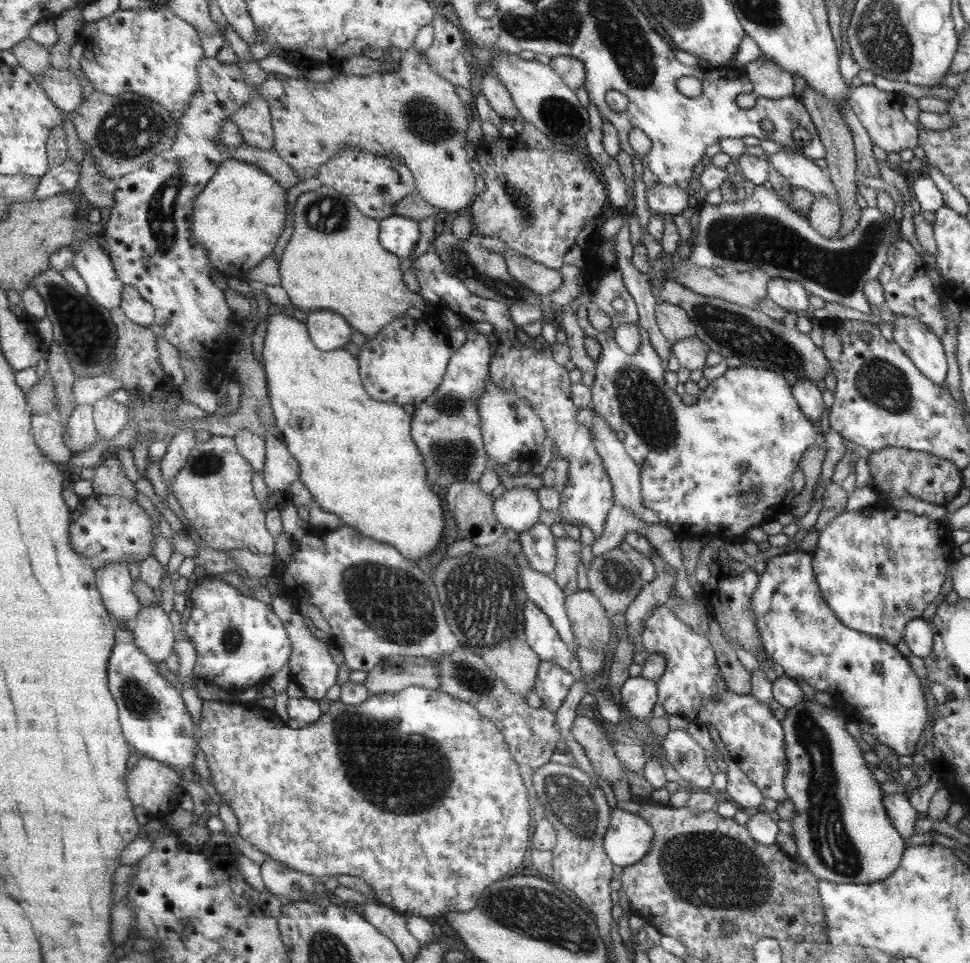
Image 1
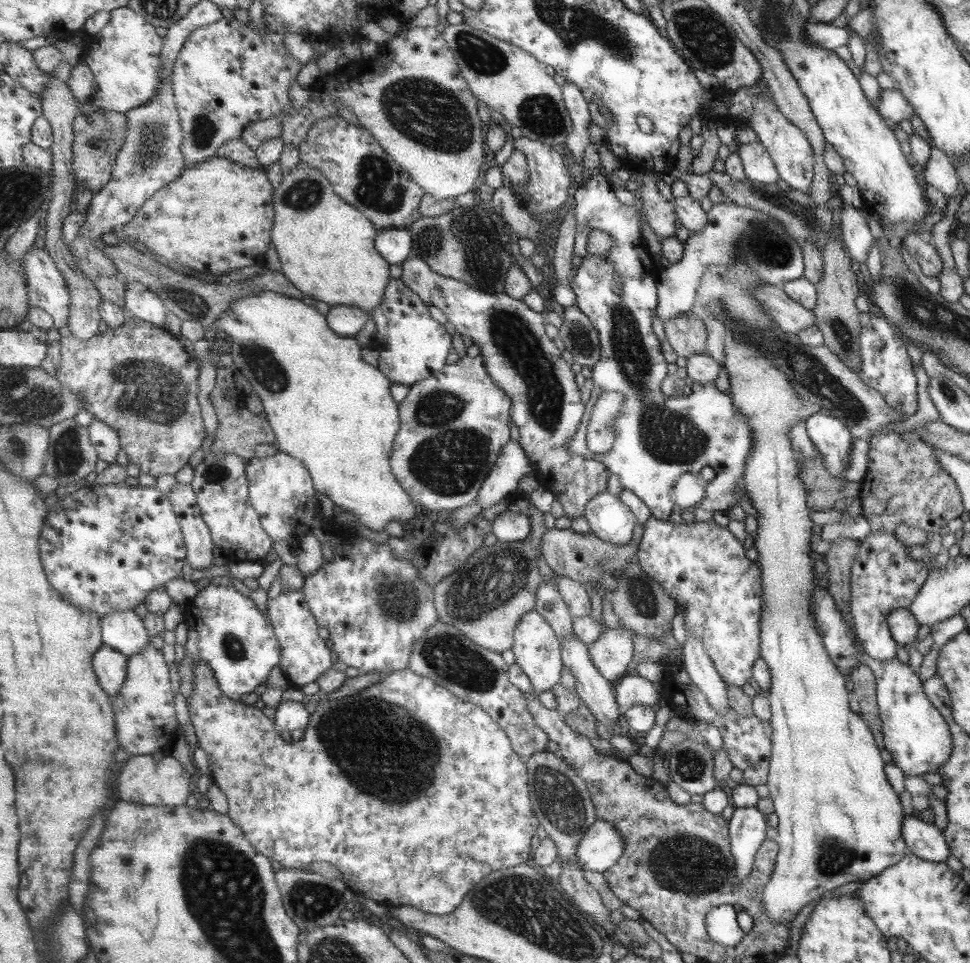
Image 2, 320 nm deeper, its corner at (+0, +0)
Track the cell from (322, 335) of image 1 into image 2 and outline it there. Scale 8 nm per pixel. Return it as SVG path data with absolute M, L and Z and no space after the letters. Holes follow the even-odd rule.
M335 305L328 311L327 318L335 333L353 338L369 322L369 313L357 306Z

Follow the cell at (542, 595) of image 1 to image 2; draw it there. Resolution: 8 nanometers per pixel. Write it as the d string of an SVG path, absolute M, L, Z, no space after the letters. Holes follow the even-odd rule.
M574 635L563 637L560 640L560 659L563 662L564 668L567 668L574 676L574 691L578 694L581 703L591 711L596 724L600 724L605 728L616 729L619 706L616 703L615 691L611 687L610 682L607 682L605 677L599 673L599 670L592 665L587 646L581 643L580 640L577 640Z

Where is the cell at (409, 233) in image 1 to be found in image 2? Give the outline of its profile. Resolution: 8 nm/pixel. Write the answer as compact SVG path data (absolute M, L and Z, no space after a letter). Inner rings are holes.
M408 228L389 229L378 233L376 247L389 264L403 264L413 250L413 236Z

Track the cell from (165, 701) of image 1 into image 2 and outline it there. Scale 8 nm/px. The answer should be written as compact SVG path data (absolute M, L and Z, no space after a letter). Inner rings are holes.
M103 645L92 660L101 686L112 696L120 693L128 678L129 657L112 646Z

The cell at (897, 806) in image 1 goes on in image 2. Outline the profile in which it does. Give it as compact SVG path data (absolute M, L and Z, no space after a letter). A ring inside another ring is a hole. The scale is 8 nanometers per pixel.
M905 816L903 820L903 837L908 852L929 862L945 862L950 855L945 837L935 825L921 819Z

